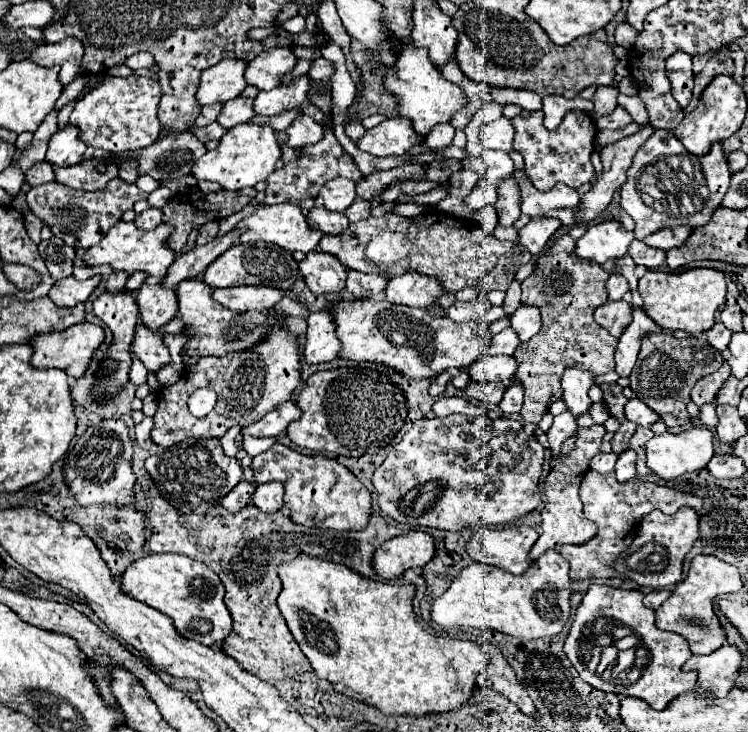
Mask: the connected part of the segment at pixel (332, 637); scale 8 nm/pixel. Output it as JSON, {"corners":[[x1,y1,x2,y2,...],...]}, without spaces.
{"corners":[[300,553,296,559,278,565,282,591,278,609,288,623,290,633,302,653,312,663,316,675,332,683,332,687,366,705,378,707,382,713,394,715,426,715,458,709,466,703,476,687,476,677,488,665,488,655,476,641,450,639,430,635,416,619,412,601,414,585,392,585,372,581,344,563,332,563,320,557]]}

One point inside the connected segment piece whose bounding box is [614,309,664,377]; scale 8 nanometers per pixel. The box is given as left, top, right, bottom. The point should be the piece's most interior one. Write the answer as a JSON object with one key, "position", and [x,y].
{"position":[641,326]}

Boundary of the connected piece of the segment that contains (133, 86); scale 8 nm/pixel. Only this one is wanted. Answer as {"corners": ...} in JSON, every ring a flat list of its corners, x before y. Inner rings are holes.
{"corners":[[106,75,100,85,88,91,74,107,70,123,80,127,80,137,90,147,124,153,152,145,160,133,158,121,160,85,148,77,110,77]]}

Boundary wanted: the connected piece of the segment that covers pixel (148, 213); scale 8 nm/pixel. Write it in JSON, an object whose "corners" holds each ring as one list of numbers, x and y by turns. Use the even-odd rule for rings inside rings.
{"corners":[[148,207,148,209,142,211,140,215,136,215,134,223,136,223,142,231,156,229,156,227,162,223,162,209,158,209,158,207]]}

